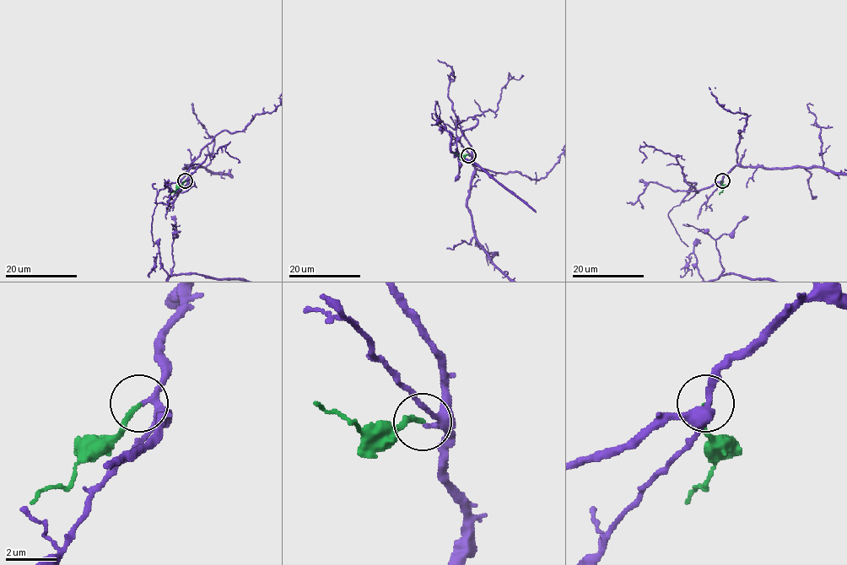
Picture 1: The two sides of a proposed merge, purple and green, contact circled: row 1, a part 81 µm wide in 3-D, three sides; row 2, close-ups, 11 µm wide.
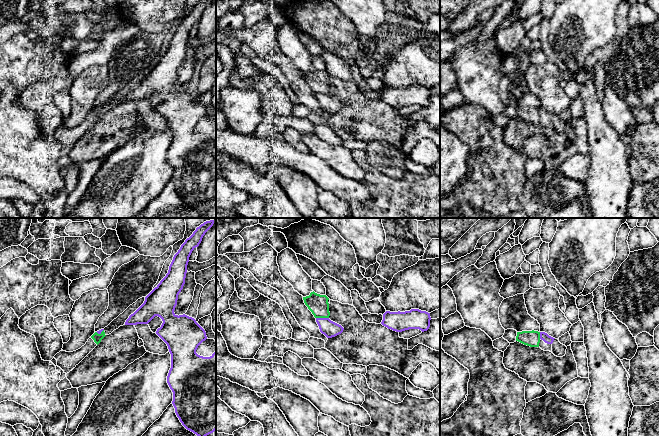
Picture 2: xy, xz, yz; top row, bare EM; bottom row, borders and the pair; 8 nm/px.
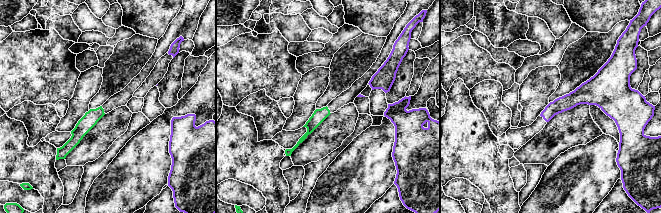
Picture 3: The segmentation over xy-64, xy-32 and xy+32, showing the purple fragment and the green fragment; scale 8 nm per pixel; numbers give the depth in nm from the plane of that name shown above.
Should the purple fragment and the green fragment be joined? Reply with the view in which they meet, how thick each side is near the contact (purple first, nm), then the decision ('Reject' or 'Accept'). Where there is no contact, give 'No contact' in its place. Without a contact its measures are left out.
Touches purple in xz. Thickness 130 nm (purple) against 160 nm. Reject

